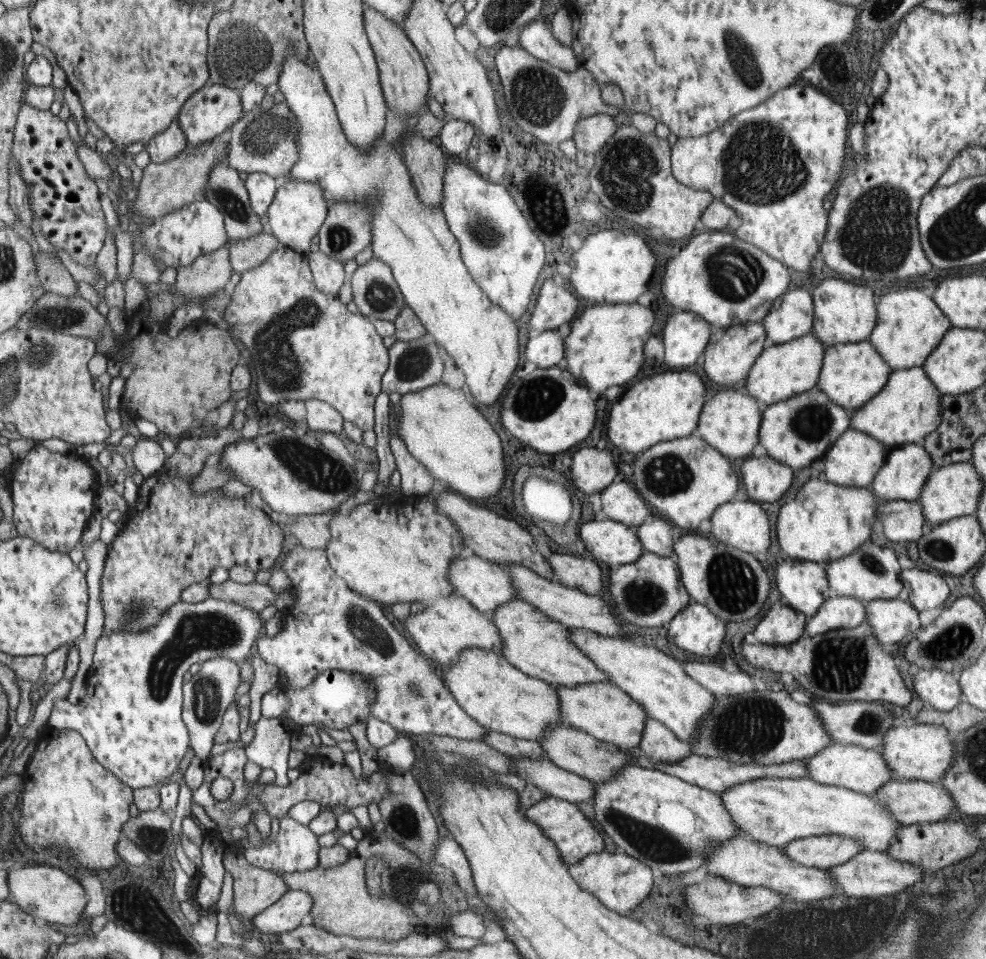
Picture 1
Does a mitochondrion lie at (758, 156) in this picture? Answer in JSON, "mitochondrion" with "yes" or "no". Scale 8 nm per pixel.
{"mitochondrion":"yes"}

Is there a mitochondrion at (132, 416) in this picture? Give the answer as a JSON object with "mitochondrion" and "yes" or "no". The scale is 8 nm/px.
{"mitochondrion":"no"}

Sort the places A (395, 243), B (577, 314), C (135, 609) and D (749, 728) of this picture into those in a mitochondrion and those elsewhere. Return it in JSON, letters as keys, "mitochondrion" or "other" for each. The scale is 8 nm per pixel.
{"A":"other","B":"other","C":"mitochondrion","D":"mitochondrion"}

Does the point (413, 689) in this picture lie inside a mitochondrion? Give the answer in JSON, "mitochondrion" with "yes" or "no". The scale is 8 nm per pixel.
{"mitochondrion":"yes"}

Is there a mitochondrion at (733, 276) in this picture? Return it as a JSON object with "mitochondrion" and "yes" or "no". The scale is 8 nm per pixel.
{"mitochondrion":"yes"}

